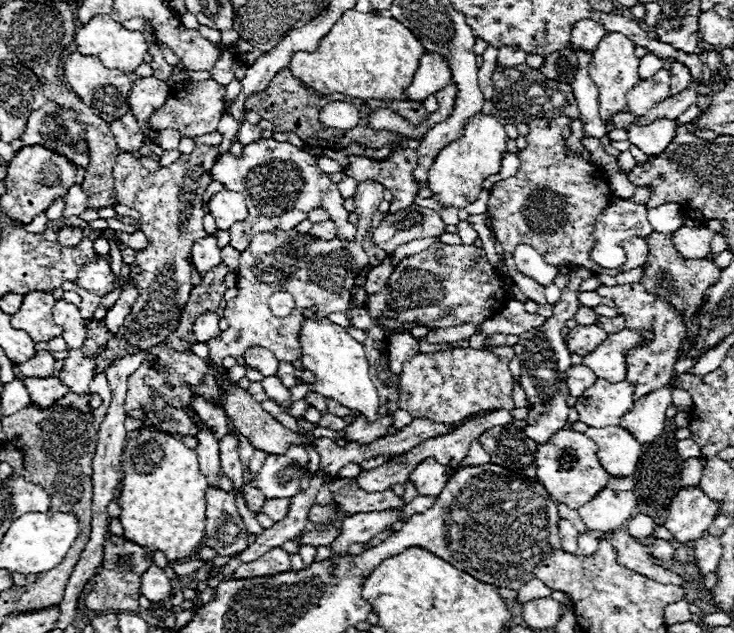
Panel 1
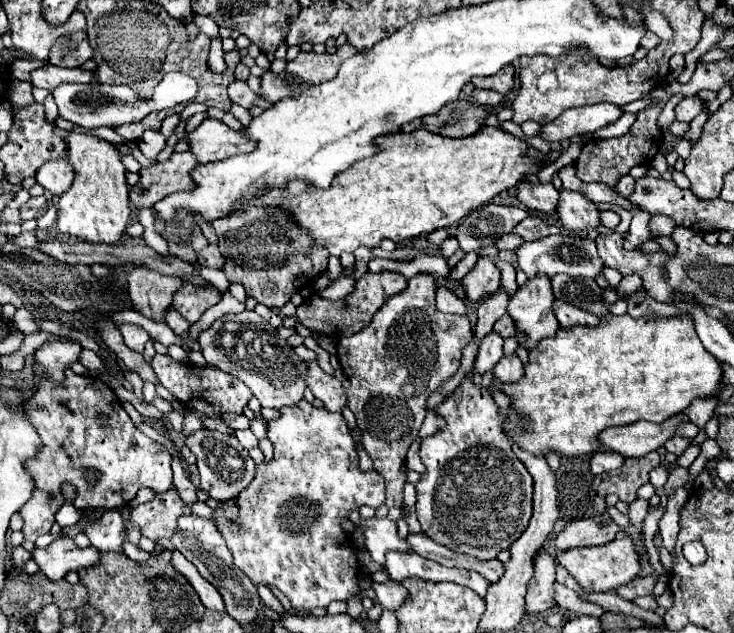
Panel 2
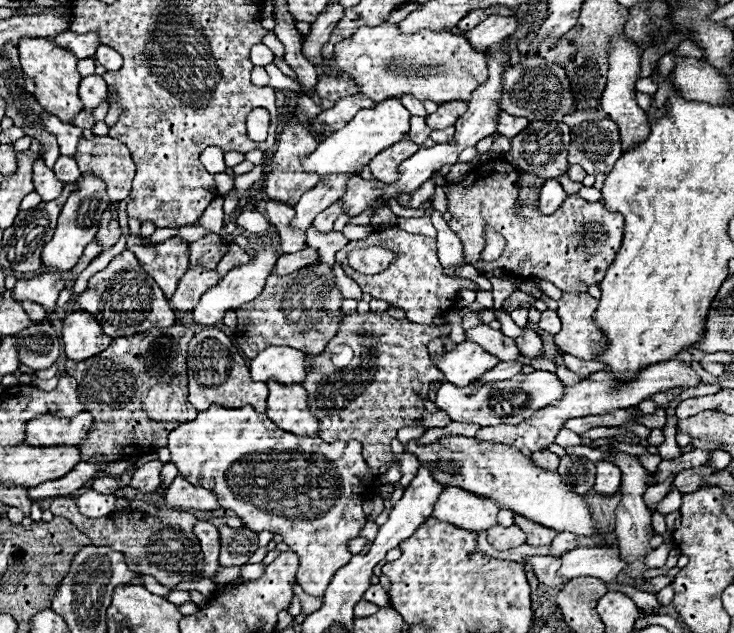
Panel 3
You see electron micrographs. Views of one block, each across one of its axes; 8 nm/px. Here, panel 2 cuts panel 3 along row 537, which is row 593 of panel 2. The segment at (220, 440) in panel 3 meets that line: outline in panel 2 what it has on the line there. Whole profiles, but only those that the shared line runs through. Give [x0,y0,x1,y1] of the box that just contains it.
[214,400,384,610]

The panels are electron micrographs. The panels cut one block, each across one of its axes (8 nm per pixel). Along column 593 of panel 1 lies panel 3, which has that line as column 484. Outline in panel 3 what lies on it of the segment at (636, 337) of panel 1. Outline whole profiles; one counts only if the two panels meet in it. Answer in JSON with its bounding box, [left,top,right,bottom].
[432,342,500,388]

